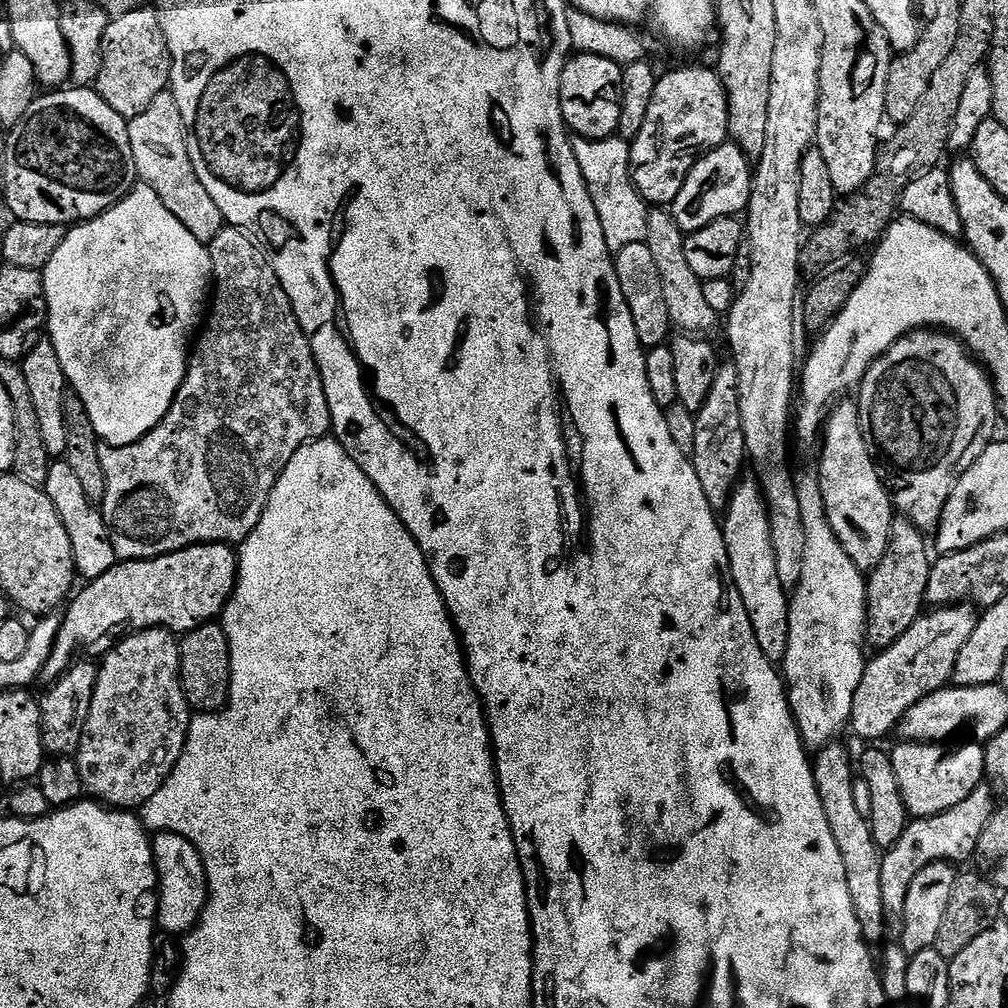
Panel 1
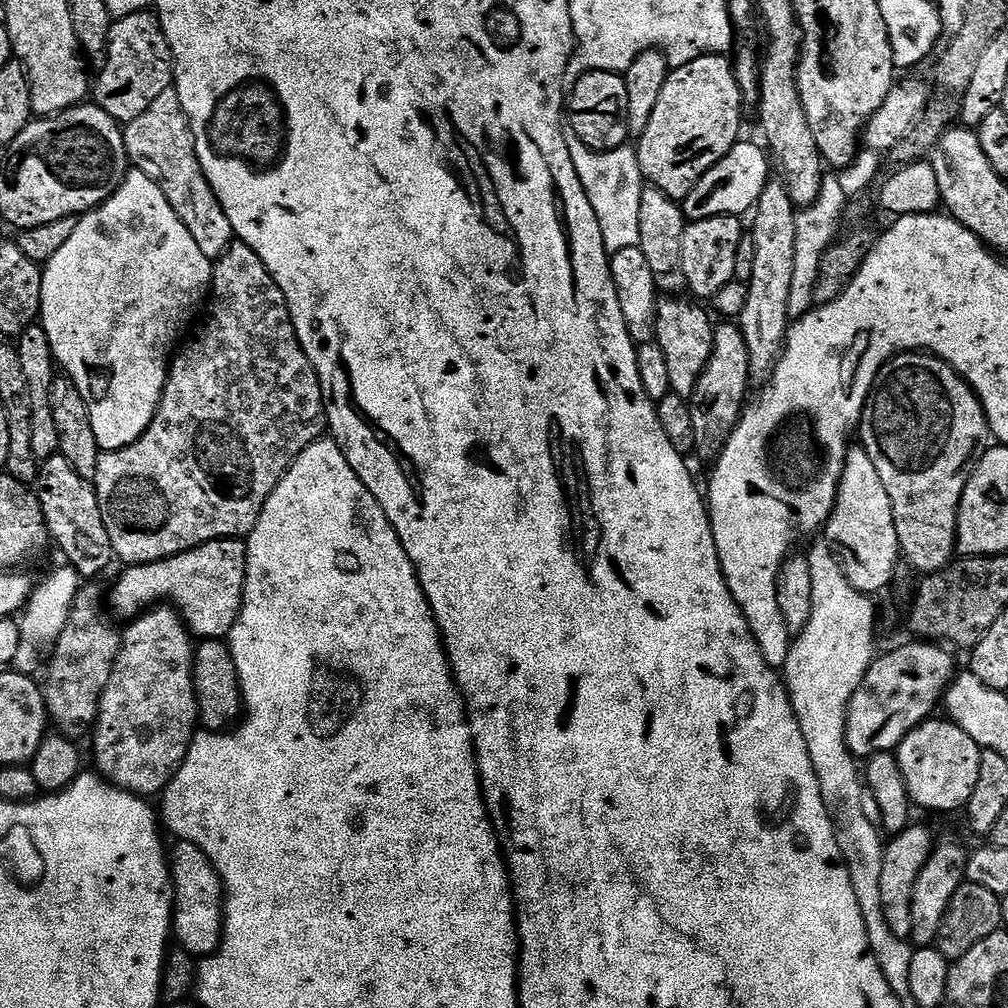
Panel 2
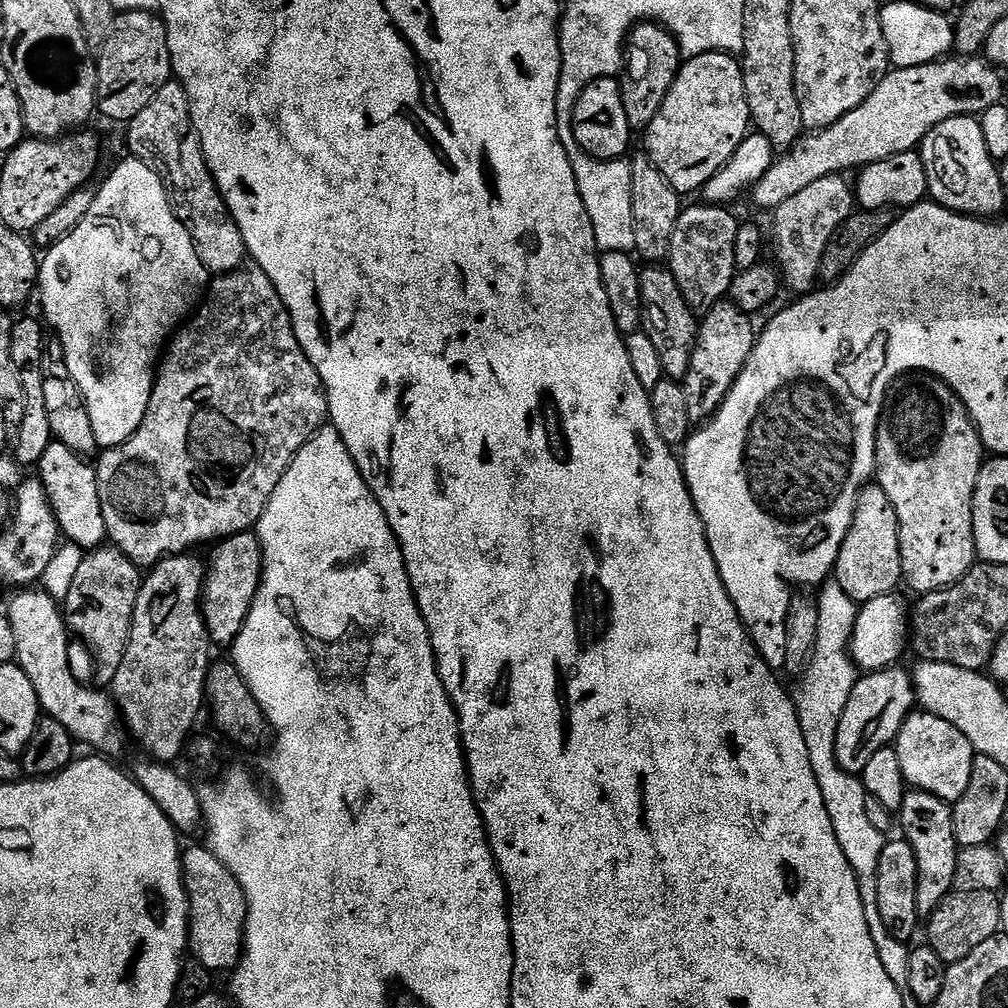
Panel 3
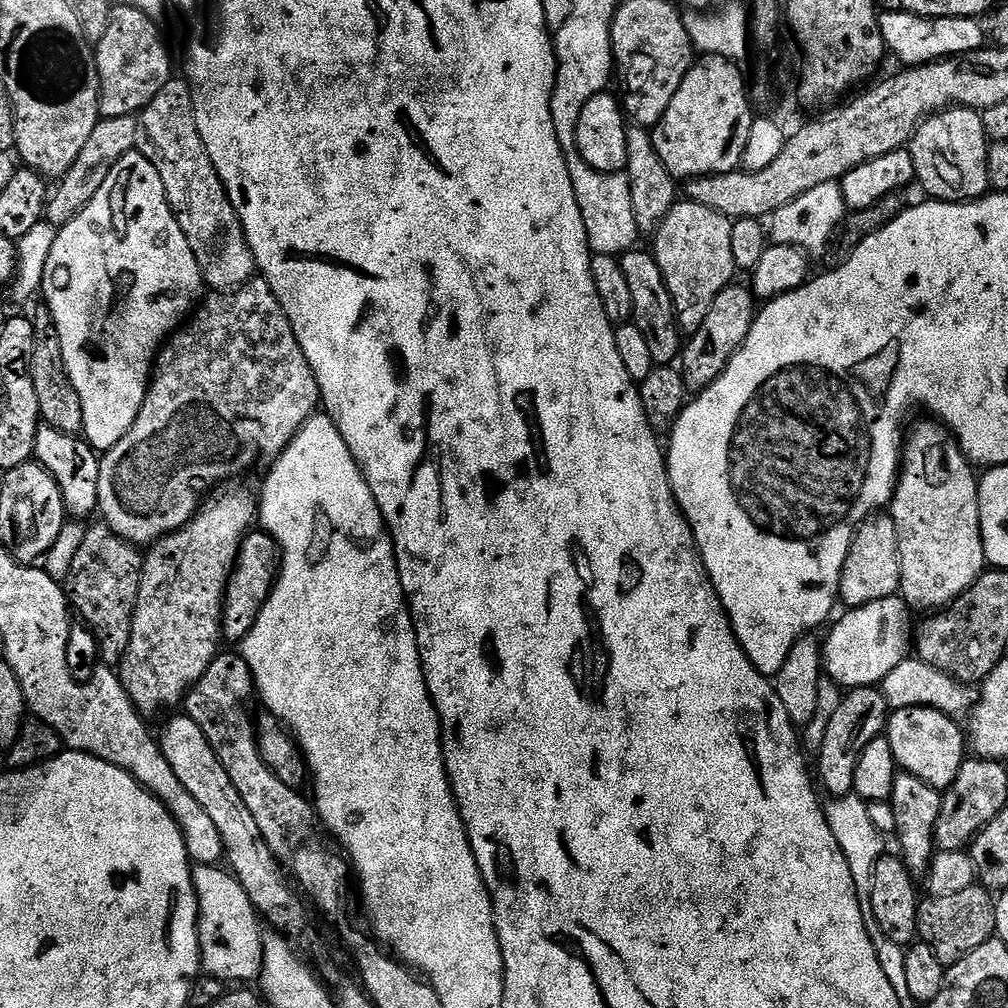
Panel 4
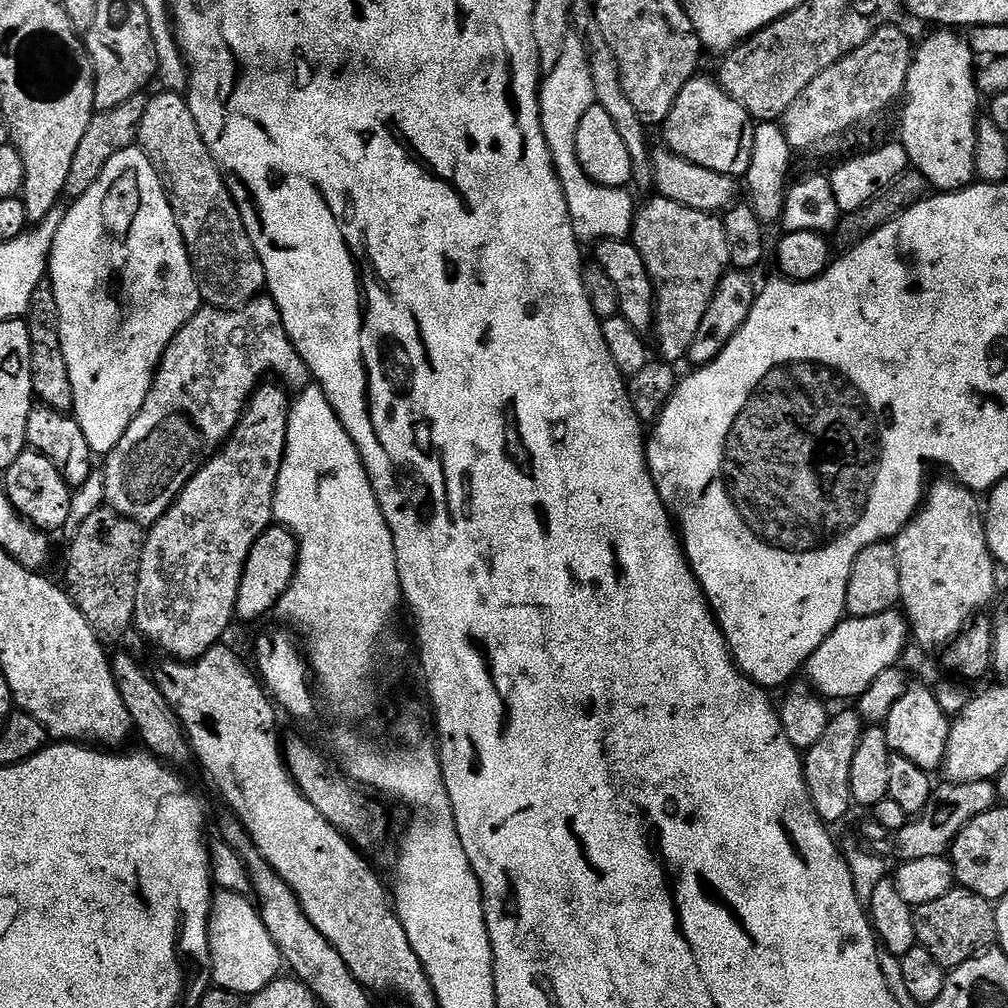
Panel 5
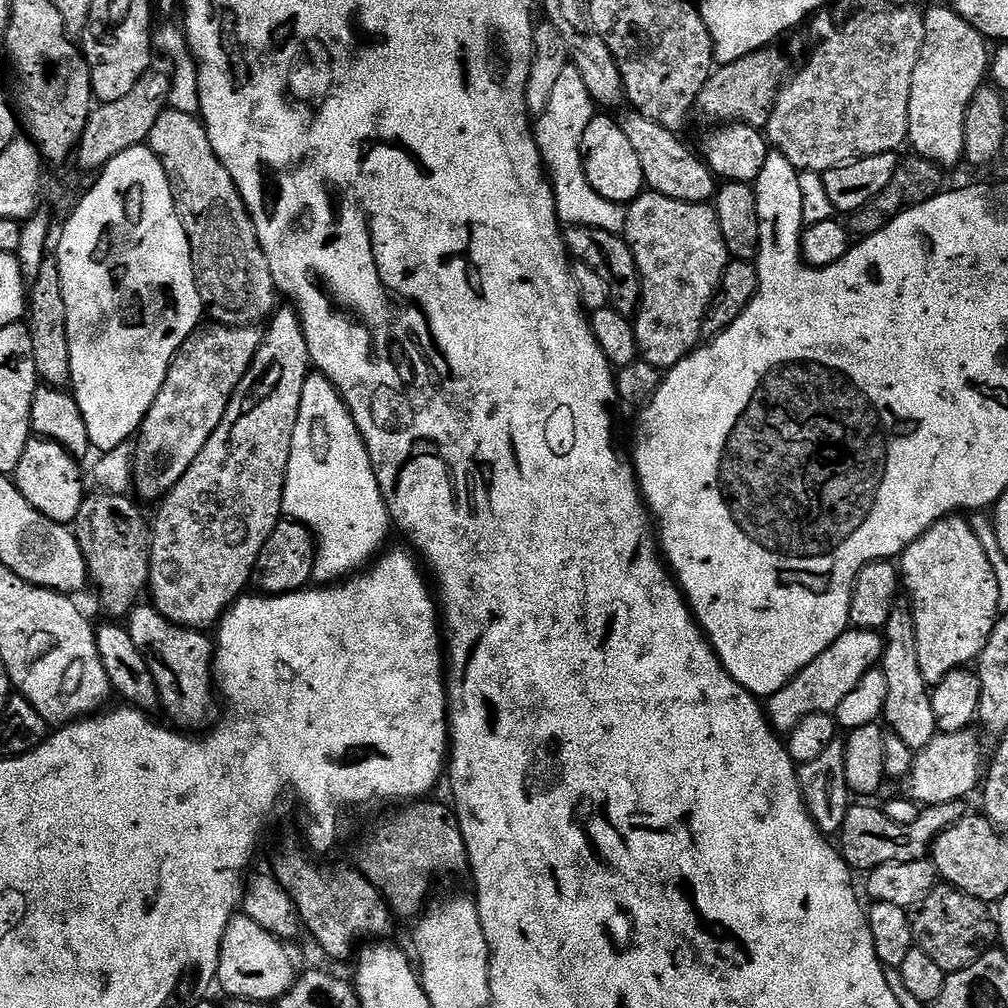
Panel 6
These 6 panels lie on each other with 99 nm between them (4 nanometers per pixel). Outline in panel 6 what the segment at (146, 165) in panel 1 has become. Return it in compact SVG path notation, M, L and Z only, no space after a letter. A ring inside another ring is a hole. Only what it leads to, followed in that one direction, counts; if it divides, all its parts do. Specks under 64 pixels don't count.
M165 110L158 122L154 122L154 130L150 130L146 144L158 162L162 162L162 170L166 170L166 178L172 187L176 209L190 242L196 285L205 313L209 317L212 315L211 319L215 323L227 324L230 328L247 328L267 321L273 315L272 307L278 301L276 283L270 274L270 262L266 262L254 222L242 202L242 194L238 194L238 186L234 186L234 178L230 178L226 166L222 166L218 154L214 154L214 146L210 146L203 120Z

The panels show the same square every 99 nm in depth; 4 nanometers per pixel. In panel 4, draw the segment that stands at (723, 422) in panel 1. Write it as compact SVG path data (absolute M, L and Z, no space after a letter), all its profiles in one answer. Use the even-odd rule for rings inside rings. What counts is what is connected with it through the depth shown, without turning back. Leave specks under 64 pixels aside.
M740 282L728 284L714 298L710 305L710 314L706 314L706 322L698 326L698 330L687 337L682 348L682 359L678 367L684 373L684 381L689 393L699 394L709 388L726 370L732 356L740 351L750 334L752 324L756 320L758 302L752 294L751 287L740 285Z

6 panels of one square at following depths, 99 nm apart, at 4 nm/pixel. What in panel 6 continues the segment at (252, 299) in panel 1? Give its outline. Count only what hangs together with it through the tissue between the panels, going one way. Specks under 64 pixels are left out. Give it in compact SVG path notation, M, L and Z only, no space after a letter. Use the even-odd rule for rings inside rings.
M213 323L211 327L204 326L193 332L192 337L178 350L178 354L172 359L172 365L166 374L166 382L162 382L162 390L158 390L158 398L154 402L154 406L150 406L143 424L140 425L130 465L130 480L134 488L136 484L137 494L135 493L135 495L141 501L159 502L163 500L169 490L180 481L182 474L186 474L186 470L190 470L194 458L198 458L198 454L202 454L202 446L206 446L210 434L214 434L214 430L218 430L218 426L230 406L232 396L236 393L236 387L242 382L246 370L252 365L258 354L262 339L259 327L230 328L227 324L218 323Z

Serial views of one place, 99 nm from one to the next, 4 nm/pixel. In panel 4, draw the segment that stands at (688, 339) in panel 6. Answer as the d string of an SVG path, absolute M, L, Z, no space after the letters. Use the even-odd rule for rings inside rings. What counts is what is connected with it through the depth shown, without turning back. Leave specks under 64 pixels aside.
M684 198L673 206L670 214L666 214L654 233L656 241L650 245L650 251L656 257L658 270L662 270L666 290L670 290L681 333L696 332L698 326L706 322L714 298L718 298L724 287L737 279L738 269L730 247L732 226L733 221L718 214L718 210L710 210L710 206Z

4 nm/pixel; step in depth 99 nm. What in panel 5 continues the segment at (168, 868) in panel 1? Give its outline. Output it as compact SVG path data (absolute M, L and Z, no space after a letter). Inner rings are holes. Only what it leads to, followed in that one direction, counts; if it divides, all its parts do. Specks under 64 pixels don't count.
M220 890L213 895L212 915L208 917L208 956L212 960L211 983L245 998L257 996L281 975L280 951L262 922L259 907L237 892Z

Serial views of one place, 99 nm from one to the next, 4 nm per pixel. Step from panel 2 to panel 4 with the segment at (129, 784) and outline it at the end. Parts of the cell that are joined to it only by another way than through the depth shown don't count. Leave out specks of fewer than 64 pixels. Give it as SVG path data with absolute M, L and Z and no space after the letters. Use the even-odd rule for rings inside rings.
M240 488L220 491L213 491L183 528L171 532L169 536L161 536L153 547L157 548L142 560L140 593L136 599L136 612L132 615L130 646L118 665L118 675L136 709L148 718L163 708L179 709L189 690L217 656L221 647L219 644L222 644L224 591L244 538L257 523L258 500L255 495L251 496Z

